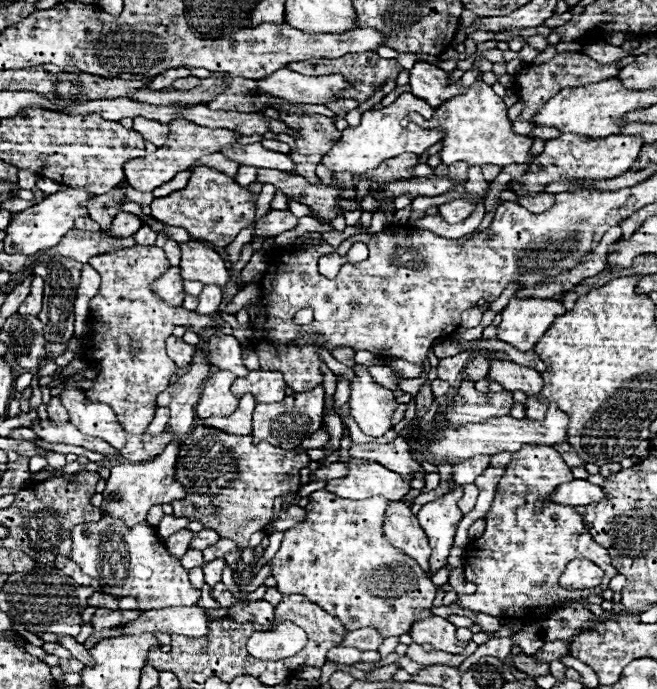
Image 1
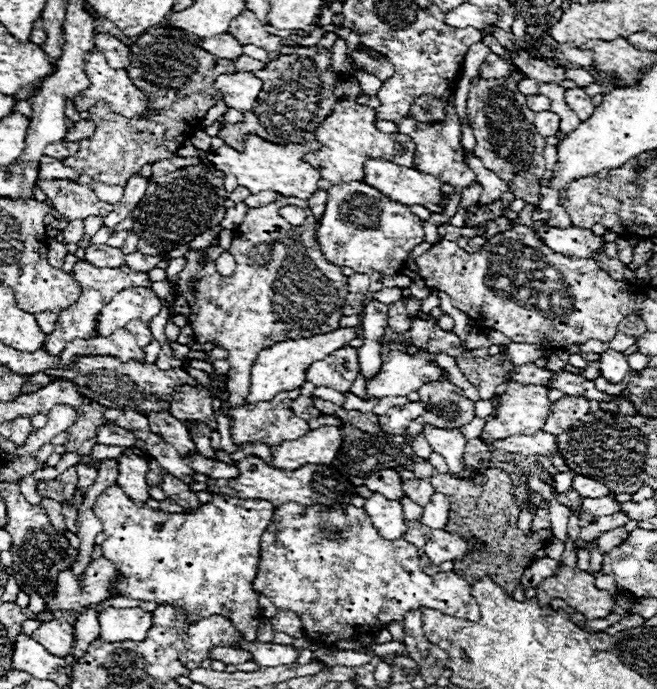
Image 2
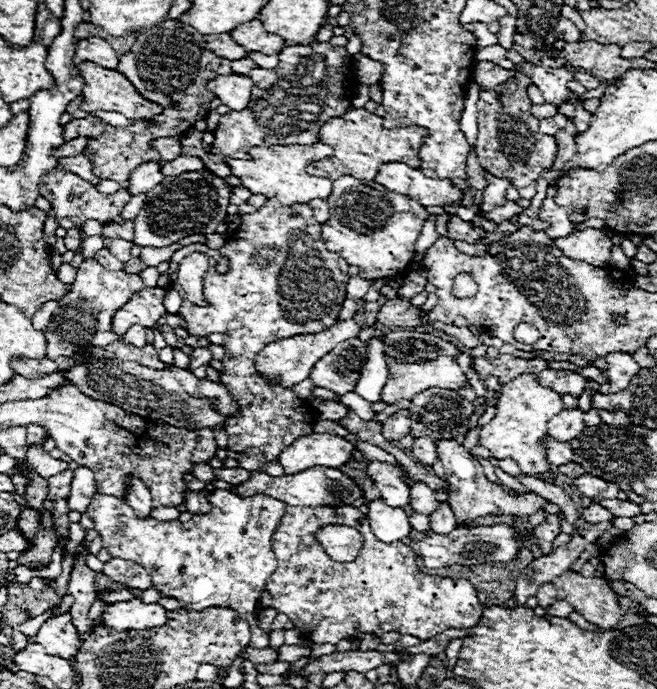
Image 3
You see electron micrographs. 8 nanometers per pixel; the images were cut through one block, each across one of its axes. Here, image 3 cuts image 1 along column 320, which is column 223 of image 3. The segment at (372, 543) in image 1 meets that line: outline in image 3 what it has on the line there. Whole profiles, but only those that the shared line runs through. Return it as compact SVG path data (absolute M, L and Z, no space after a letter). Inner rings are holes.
M214 490L210 494L212 510L208 514L194 514L192 520L186 524L180 520L168 520L158 522L154 518L138 518L134 510L126 504L124 498L108 496L108 494L96 494L90 502L88 516L96 524L96 532L102 536L102 546L110 552L112 558L124 558L132 560L148 570L152 576L152 588L160 592L164 598L176 598L182 602L186 609L201 611L211 606L228 607L236 610L252 630L252 648L266 648L268 636L258 628L256 620L256 602L260 592L264 592L266 578L276 568L276 556L270 546L270 538L274 528L278 526L278 520L282 518L282 512L286 506L270 496L256 494L250 498L240 498L228 490Z

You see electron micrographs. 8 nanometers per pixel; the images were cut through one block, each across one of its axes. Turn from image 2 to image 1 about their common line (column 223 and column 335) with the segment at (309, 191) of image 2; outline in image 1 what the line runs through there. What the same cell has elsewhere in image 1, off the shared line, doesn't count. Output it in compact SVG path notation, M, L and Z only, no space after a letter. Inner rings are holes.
M402 92L390 106L382 108L382 110L366 110L360 118L360 126L356 128L346 128L342 132L340 142L322 158L322 164L328 166L334 172L350 172L350 174L364 174L372 168L376 168L380 162L388 160L388 158L396 158L404 152L412 152L412 154L422 154L426 152L432 144L440 142L444 138L444 130L442 128L420 128L420 126L402 126L402 120L410 114L410 112L418 112L418 114L432 114L434 108L420 100L418 96L412 96L410 92Z

